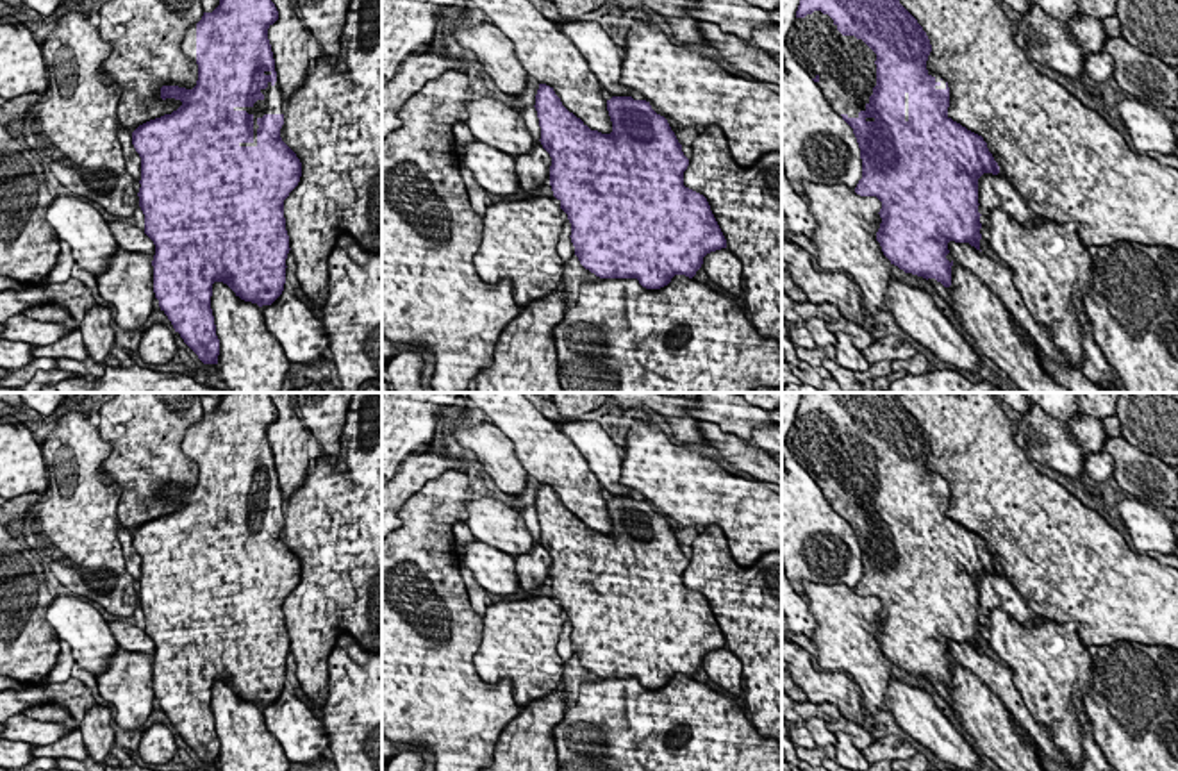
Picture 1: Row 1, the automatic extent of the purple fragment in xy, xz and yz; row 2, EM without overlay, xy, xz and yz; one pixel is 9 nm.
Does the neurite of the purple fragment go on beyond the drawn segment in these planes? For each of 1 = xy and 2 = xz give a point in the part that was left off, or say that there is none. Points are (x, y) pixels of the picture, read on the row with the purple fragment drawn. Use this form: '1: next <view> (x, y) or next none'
1: next xy (273, 102)
2: next none

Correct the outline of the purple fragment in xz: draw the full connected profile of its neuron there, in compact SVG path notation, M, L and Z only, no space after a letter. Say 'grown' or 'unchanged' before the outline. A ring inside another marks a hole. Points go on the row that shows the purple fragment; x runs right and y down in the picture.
unchanged | M539 84L534 107L539 141L552 157L550 186L568 214L575 255L585 269L600 278L637 278L646 289L660 289L675 275L693 278L707 253L726 248L707 198L684 186L689 159L668 120L650 102L632 96L607 100L610 134L591 130L546 84Z

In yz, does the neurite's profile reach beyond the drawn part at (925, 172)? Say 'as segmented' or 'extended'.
extended

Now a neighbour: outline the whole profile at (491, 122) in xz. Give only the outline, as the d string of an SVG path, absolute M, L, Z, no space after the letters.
M493 98L466 102L468 120L475 141L485 143L516 157L532 150L534 137L527 128L527 118Z

